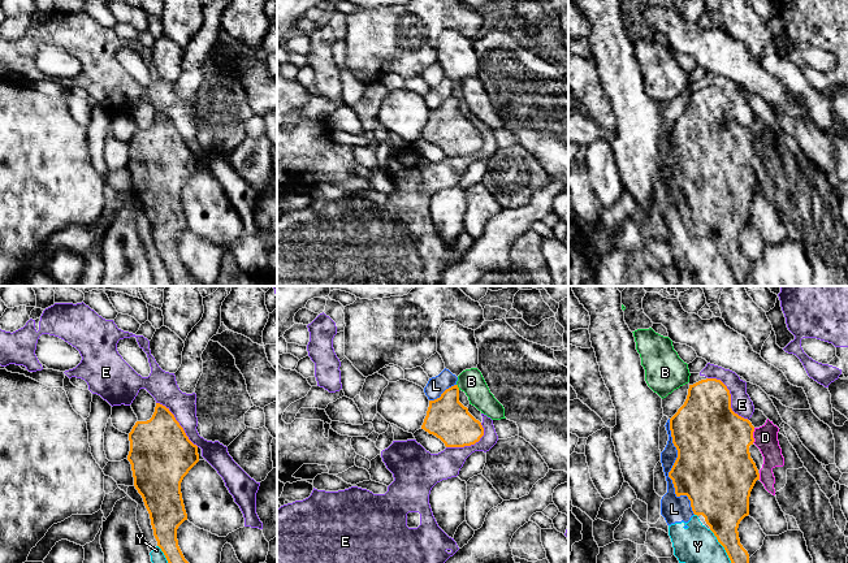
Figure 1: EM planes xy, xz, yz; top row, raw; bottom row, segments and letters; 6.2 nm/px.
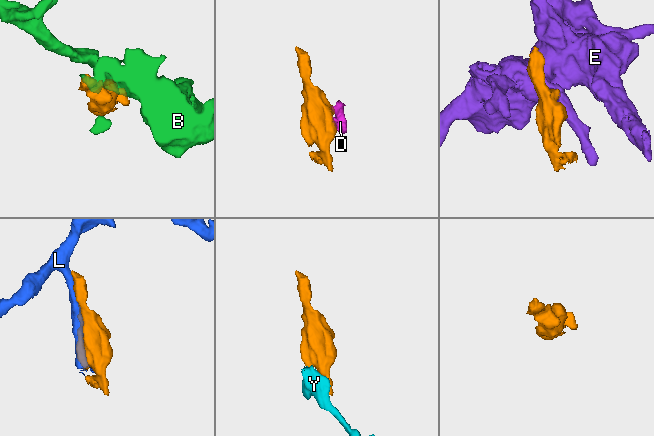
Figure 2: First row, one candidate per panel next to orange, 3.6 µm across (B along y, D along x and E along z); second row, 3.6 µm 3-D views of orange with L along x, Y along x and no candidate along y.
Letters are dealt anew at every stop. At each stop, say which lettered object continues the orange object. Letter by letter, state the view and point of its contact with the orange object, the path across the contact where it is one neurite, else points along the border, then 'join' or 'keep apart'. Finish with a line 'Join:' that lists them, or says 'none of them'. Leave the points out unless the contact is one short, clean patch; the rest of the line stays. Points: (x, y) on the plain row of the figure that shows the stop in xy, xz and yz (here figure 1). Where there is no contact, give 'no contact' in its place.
B: meets orange in xz at (457, 95); keep apart
D: meets orange in yz at (752, 144); border along yz (755, 137), (752, 151); keep apart
E: meets orange in yz at (730, 105); keep apart
L: meets orange in yz at (670, 180); keep apart
Y: meets orange in yz at (726, 260); keep apart
Join: none of them

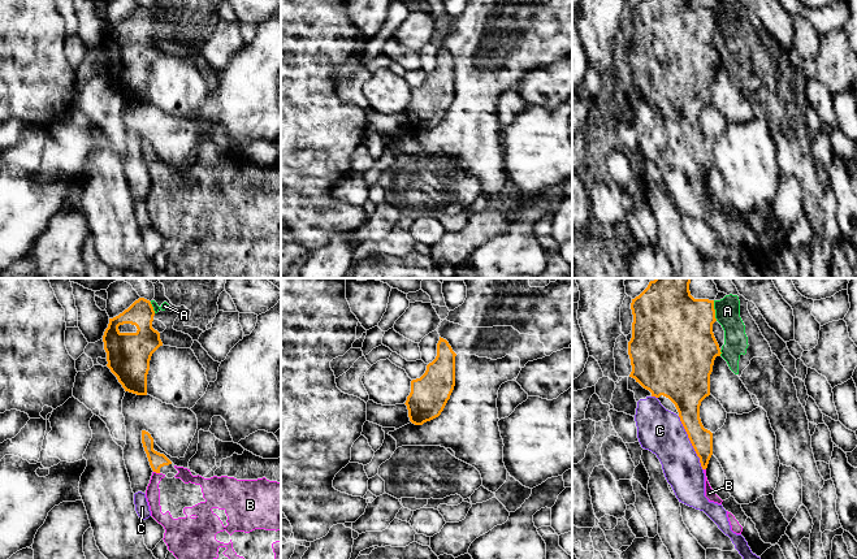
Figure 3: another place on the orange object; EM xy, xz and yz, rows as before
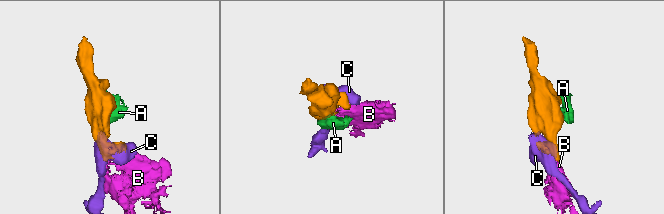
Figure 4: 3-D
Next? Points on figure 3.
A: meets orange in yz at (714, 20); border along yz (713, 9), (717, 29); keep apart
B: meets orange in xy at (156, 181); join
C: meets orange in yz at (691, 151); keep apart
Join: B

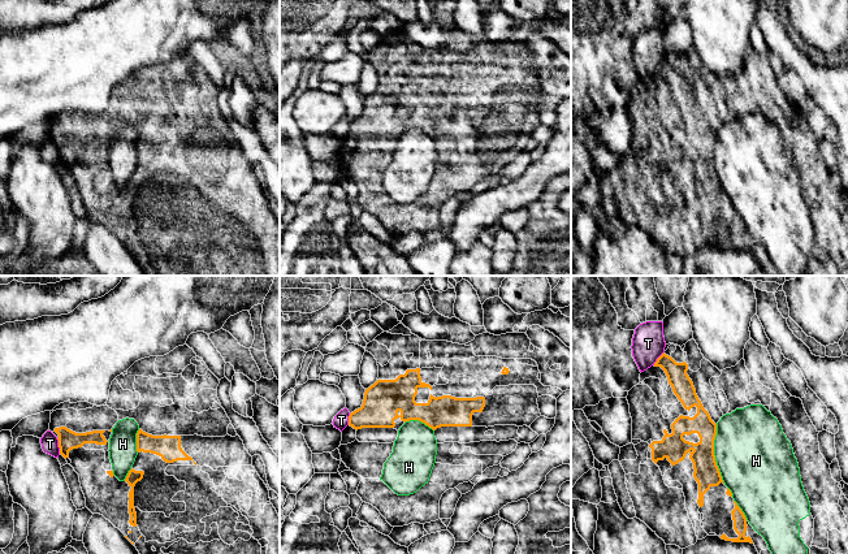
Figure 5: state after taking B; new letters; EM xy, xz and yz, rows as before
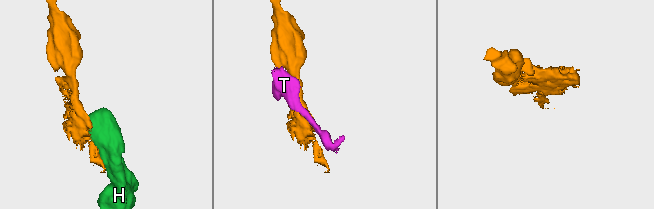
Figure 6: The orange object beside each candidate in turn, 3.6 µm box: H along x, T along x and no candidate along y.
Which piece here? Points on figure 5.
H: meets orange in yz at (713, 163); keep apart
T: meets orange in xy at (59, 155); keep apart
Join: none of them

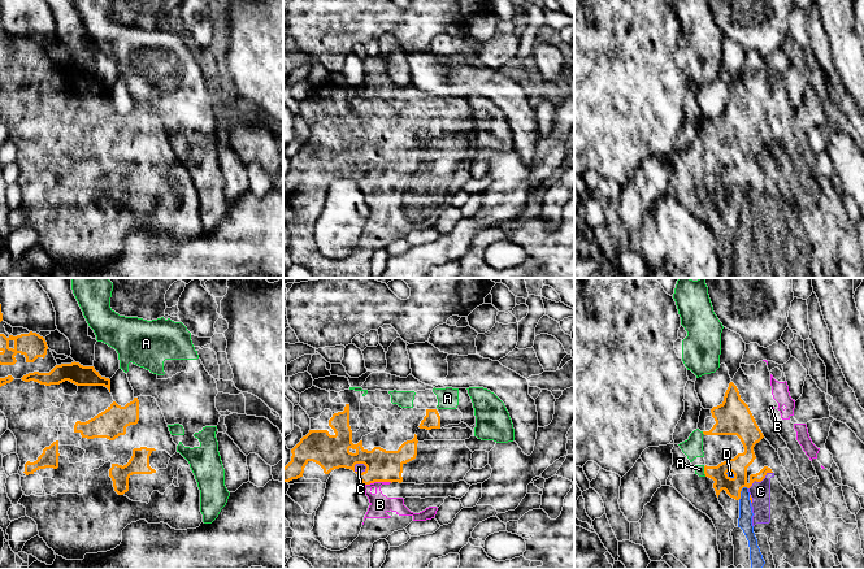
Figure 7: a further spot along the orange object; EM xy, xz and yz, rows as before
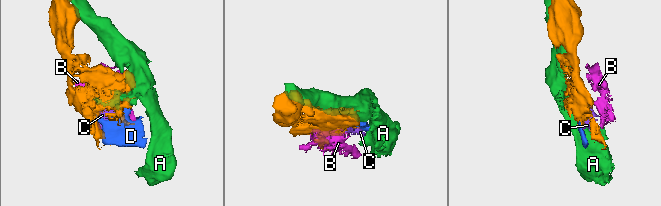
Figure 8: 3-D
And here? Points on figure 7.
A: meets orange in yz at (704, 181); keep apart
B: meets orange in xz at (378, 190); join
C: meets orange in yz at (759, 190); join
D: meets orange in yz at (739, 202); join
Join: B, C, D

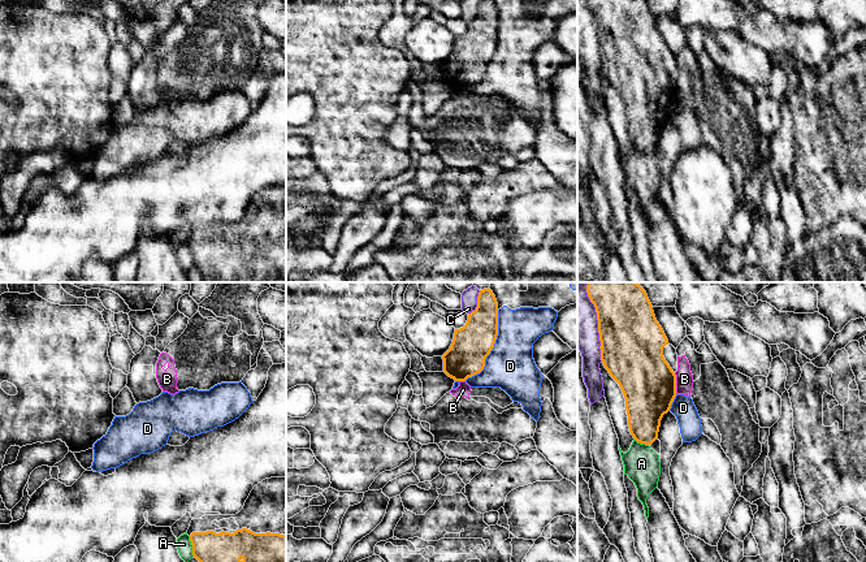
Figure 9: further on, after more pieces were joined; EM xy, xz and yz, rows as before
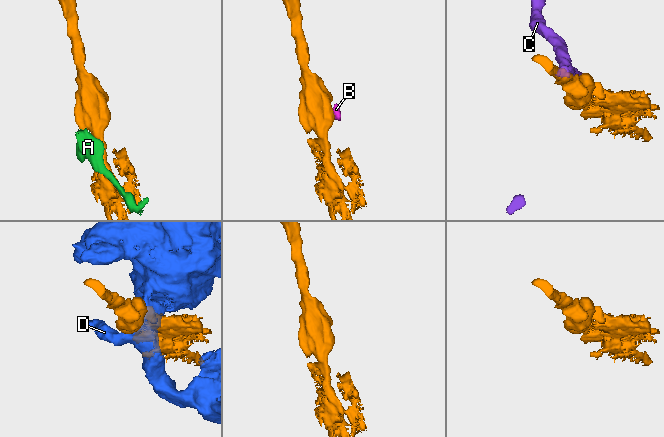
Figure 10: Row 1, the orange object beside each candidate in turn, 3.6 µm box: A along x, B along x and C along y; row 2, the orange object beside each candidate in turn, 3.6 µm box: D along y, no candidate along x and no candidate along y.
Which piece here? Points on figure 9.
A: meets orange in xy at (193, 255); keep apart
B: meets orange in yz at (675, 91); border along yz (674, 81), (676, 102); keep apart
C: meets orange in xz at (477, 12); keep apart
D: meets orange in xz at (492, 57); keep apart
Join: none of them

